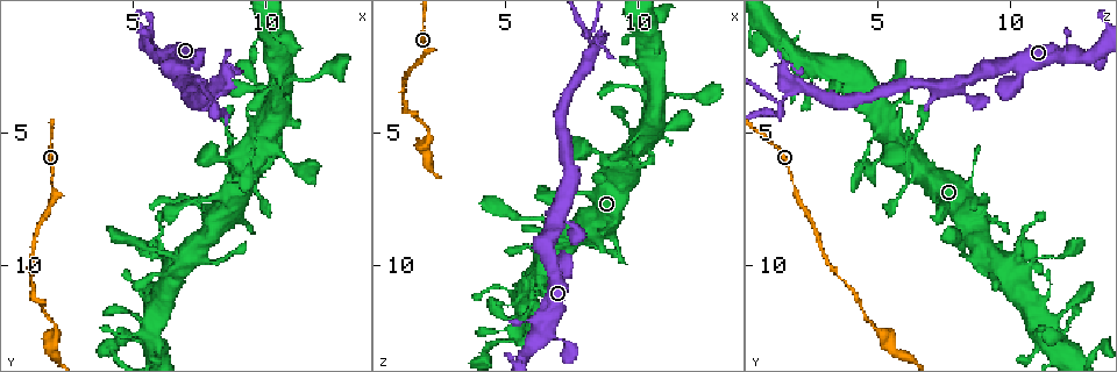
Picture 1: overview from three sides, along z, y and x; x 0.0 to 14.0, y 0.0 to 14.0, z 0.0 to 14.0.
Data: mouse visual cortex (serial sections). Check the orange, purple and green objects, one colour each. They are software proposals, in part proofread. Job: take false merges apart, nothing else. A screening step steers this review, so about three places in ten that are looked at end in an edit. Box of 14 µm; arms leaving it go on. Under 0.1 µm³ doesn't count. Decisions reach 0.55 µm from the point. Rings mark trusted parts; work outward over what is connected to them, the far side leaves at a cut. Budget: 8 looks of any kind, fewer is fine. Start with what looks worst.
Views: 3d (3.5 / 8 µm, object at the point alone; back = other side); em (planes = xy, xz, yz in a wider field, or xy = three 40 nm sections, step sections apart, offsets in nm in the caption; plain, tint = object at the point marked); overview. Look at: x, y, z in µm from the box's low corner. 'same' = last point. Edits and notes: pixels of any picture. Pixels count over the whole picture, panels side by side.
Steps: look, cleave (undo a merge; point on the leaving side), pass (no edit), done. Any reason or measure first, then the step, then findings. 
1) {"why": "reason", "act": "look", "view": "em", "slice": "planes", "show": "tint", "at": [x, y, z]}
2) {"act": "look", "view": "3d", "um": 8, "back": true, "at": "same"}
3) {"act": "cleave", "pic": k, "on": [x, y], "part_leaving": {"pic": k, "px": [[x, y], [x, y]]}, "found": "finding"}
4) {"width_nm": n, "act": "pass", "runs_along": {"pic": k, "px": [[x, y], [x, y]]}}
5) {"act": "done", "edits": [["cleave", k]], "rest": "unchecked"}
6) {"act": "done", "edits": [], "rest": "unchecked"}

{"why": "narrows sharply", "act": "look", "view": "3d", "um": 3.5, "at": [2.0, 7.0, 1.8]}

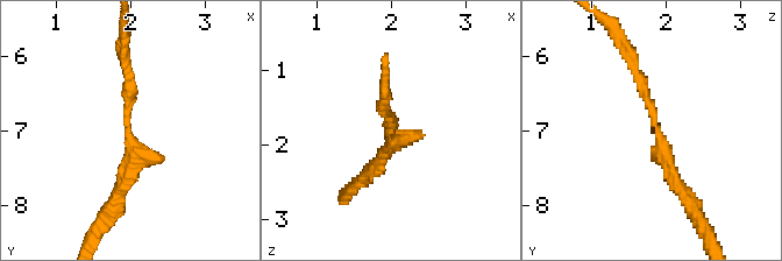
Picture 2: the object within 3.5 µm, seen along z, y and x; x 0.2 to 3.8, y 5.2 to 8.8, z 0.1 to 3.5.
{"act": "pass", "runs_along": {"pic": 2, "px": [[628, 54], [665, 164], [685, 194]]}, "found": "continuous, no second cell"}

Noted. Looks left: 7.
{"why": "a fork", "act": "look", "view": "em", "slice": "xy", "step": 3, "show": "tint", "at": [8.1, 4.0, 1.3]}

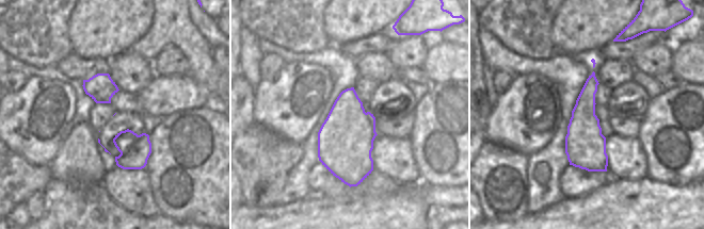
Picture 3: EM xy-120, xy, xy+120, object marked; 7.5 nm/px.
{"act": "look", "view": "3d", "um": 3.5, "at": "same"}

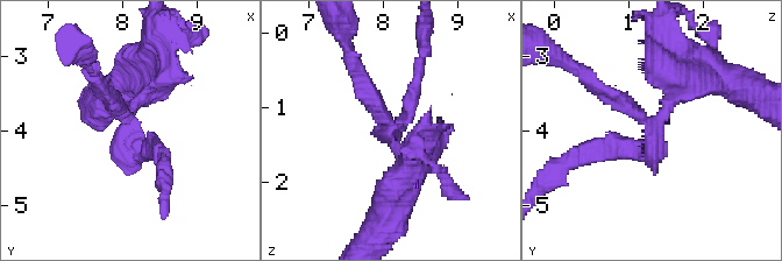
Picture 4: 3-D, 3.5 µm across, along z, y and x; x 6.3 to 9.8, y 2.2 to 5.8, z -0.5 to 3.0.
{"act": "cleave", "pic": 4, "on": [129, 142], "part_leaving": {"pic": 4, "px": [[133, 106], [126, 148], [157, 145]]}, "found": "a second cell is stuck on"}

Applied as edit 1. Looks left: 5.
{"why": "narrows sharply", "act": "look", "view": "em", "slice": "planes", "show": "tint", "at": [5.9, 9.5, 10.6]}

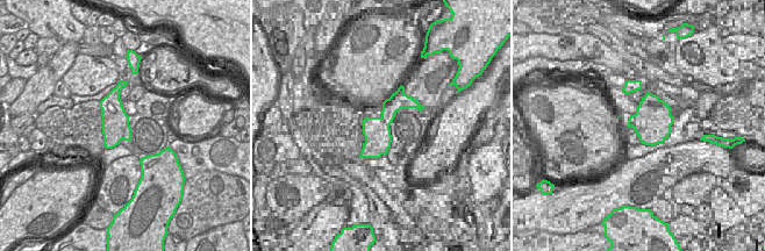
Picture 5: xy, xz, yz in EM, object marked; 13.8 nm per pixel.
{"act": "look", "view": "3d", "um": 3.5, "at": "same"}

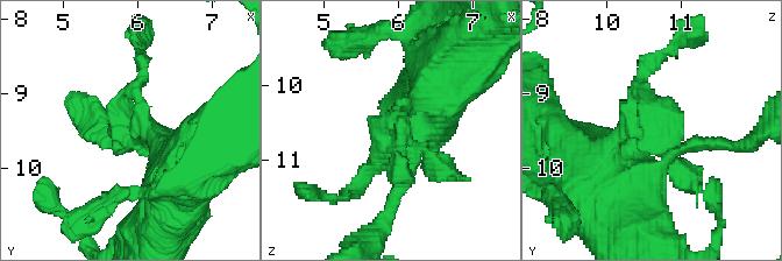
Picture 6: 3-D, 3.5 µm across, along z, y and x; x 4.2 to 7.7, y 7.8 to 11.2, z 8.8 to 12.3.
{"act": "pass", "runs_along": {"pic": 6, "px": [[442, 65], [368, 161]]}, "found": "continuous, no second cell"}

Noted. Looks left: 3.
{"act": "done", "edits": [["cleave", 4]], "rest": "unchecked"}

